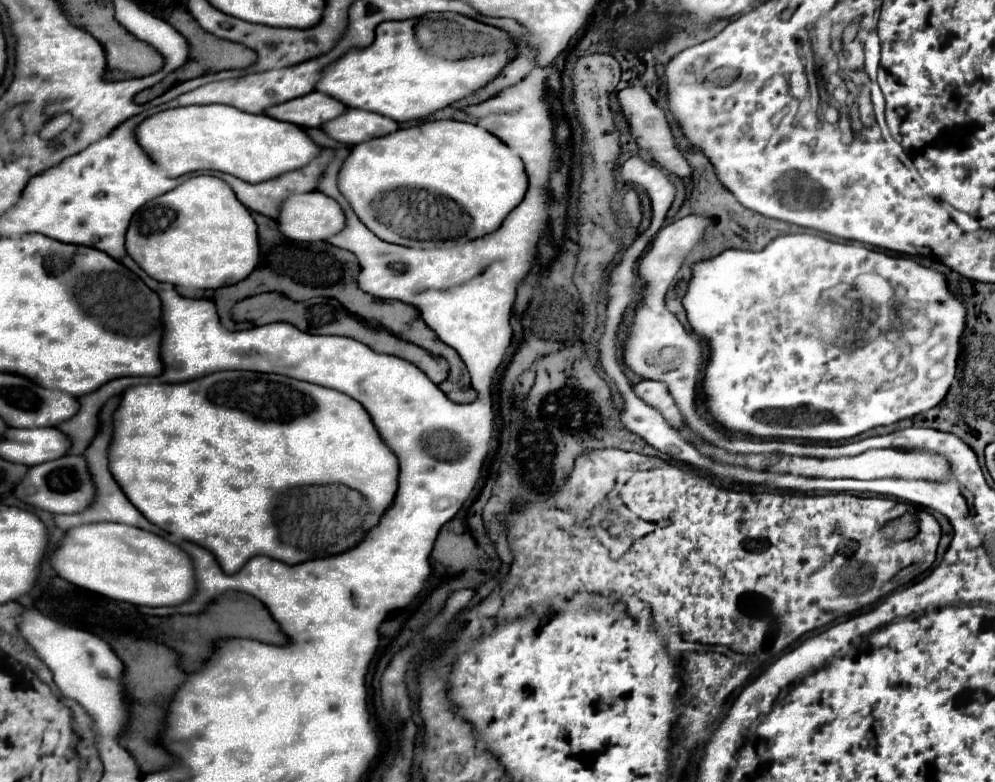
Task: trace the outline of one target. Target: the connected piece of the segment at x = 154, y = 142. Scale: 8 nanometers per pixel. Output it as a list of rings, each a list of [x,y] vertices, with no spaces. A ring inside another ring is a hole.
[[[224,104],[158,112],[138,126],[136,136],[146,154],[150,152],[150,158],[158,168],[164,168],[172,178],[196,170],[218,170],[256,184],[300,170],[320,154],[320,146],[302,128],[268,118],[266,114],[256,116]]]

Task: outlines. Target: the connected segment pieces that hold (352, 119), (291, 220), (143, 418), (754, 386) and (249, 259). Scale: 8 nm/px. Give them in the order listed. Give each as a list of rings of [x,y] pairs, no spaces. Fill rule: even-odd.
[[[348,108],[340,118],[322,126],[322,130],[338,142],[344,144],[362,144],[374,138],[388,136],[396,132],[400,126],[382,114],[366,112],[358,108]]]
[[[308,192],[308,194],[294,194],[290,196],[284,204],[282,204],[282,210],[280,210],[280,216],[276,218],[278,226],[280,226],[280,232],[292,240],[298,240],[298,242],[318,242],[318,240],[326,240],[330,238],[332,234],[338,234],[340,230],[344,230],[346,226],[346,218],[344,218],[344,210],[342,206],[322,194],[322,192]]]
[[[216,372],[184,384],[142,384],[124,392],[120,408],[114,412],[114,436],[110,444],[110,470],[116,482],[122,486],[128,500],[162,530],[176,534],[184,540],[196,542],[210,550],[226,574],[236,574],[252,556],[264,554],[284,564],[300,564],[306,560],[328,558],[342,554],[358,546],[364,536],[380,522],[382,514],[394,502],[398,486],[398,458],[388,450],[388,444],[380,438],[370,414],[364,406],[350,396],[320,388],[310,382],[300,382],[280,374],[258,372]]]
[[[812,234],[778,236],[774,242],[770,242],[760,252],[726,250],[716,258],[696,264],[692,268],[692,280],[688,284],[688,292],[684,296],[684,308],[688,312],[692,331],[700,336],[710,349],[708,366],[704,370],[704,392],[708,396],[708,408],[710,408],[712,416],[726,430],[738,430],[738,432],[744,432],[750,436],[760,436],[760,438],[800,438],[800,440],[822,440],[822,442],[846,440],[846,438],[858,436],[870,428],[888,426],[898,420],[912,418],[912,416],[940,404],[940,400],[946,396],[946,392],[956,376],[958,340],[964,330],[964,314],[966,314],[964,304],[950,294],[950,290],[946,286],[946,278],[942,274],[938,274],[936,270],[924,268],[918,262],[914,262],[912,258],[892,258],[882,250],[871,250],[859,242],[851,241],[844,244],[836,242],[834,244],[834,242],[828,242],[828,240],[824,240],[820,236],[812,236]],[[864,272],[874,272],[880,278],[886,278],[886,282],[894,290],[890,304],[884,304],[884,306],[860,304],[856,298],[850,296],[854,282]],[[838,284],[849,284],[845,298],[837,295],[836,286]],[[776,430],[808,430],[808,432],[776,432]]]
[[[194,176],[178,188],[146,202],[132,218],[126,234],[126,250],[138,266],[158,282],[170,282],[184,288],[216,290],[238,284],[248,278],[260,262],[258,228],[246,206],[232,194],[232,188],[216,176]]]

